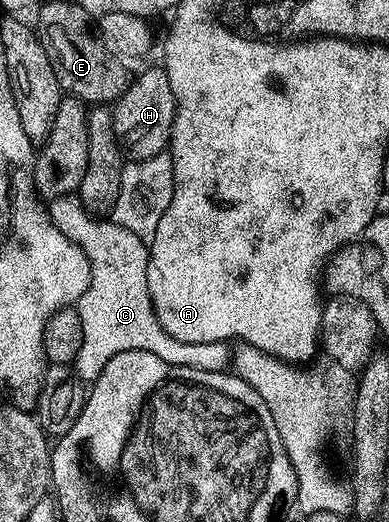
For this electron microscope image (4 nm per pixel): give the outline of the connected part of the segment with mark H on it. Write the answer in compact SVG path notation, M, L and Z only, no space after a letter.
M161 66L133 76L132 82L113 104L114 128L118 146L131 160L147 159L163 154L170 146L170 134L174 129L178 101L172 93L165 70Z

